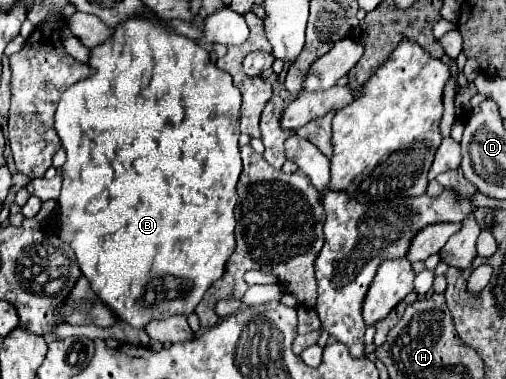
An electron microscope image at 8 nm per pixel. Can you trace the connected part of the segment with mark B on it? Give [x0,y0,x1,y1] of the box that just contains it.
[56,16,242,328]

